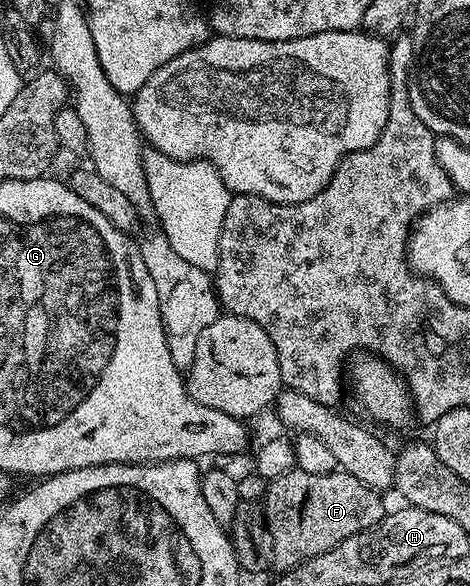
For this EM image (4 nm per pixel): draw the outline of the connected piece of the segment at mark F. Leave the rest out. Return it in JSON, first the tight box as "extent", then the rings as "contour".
{"extent":[262,467,386,570],"contour":[[[295,467],[291,472],[282,474],[277,480],[269,483],[268,491],[262,499],[264,520],[268,524],[268,534],[272,539],[272,568],[276,570],[297,568],[310,558],[318,558],[318,554],[326,554],[326,550],[334,550],[334,546],[346,542],[346,538],[374,527],[386,515],[384,498],[381,493],[358,482],[358,478],[343,470],[319,476],[306,474]]]}

